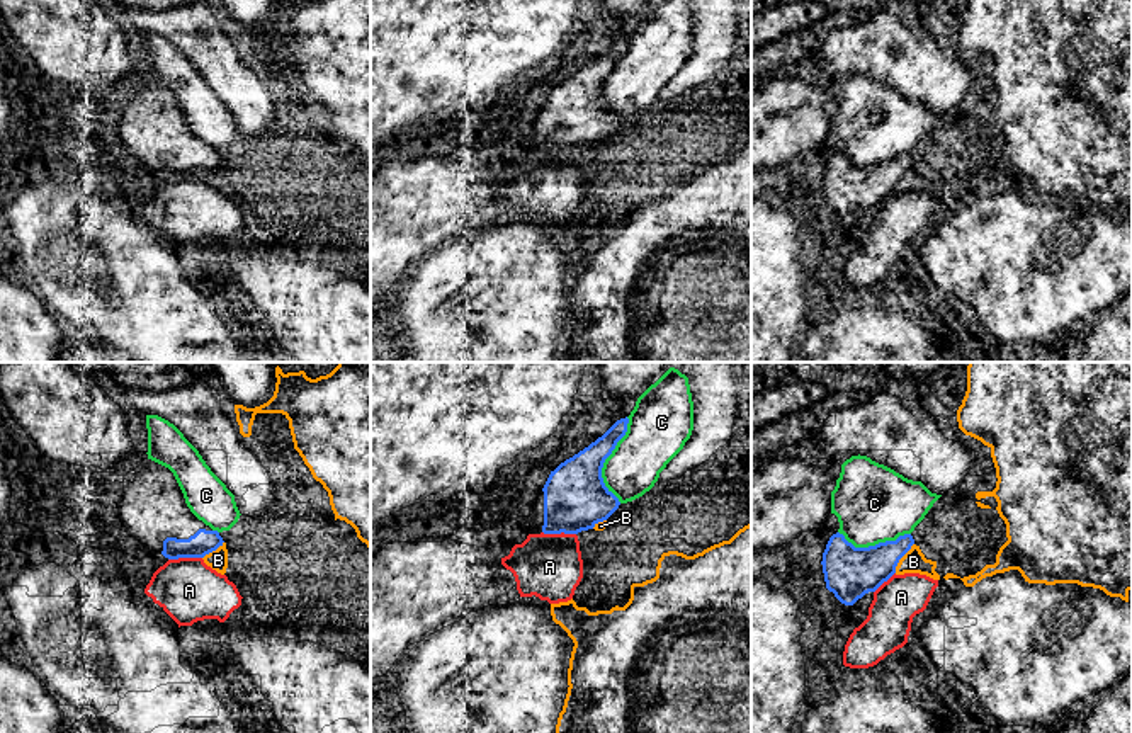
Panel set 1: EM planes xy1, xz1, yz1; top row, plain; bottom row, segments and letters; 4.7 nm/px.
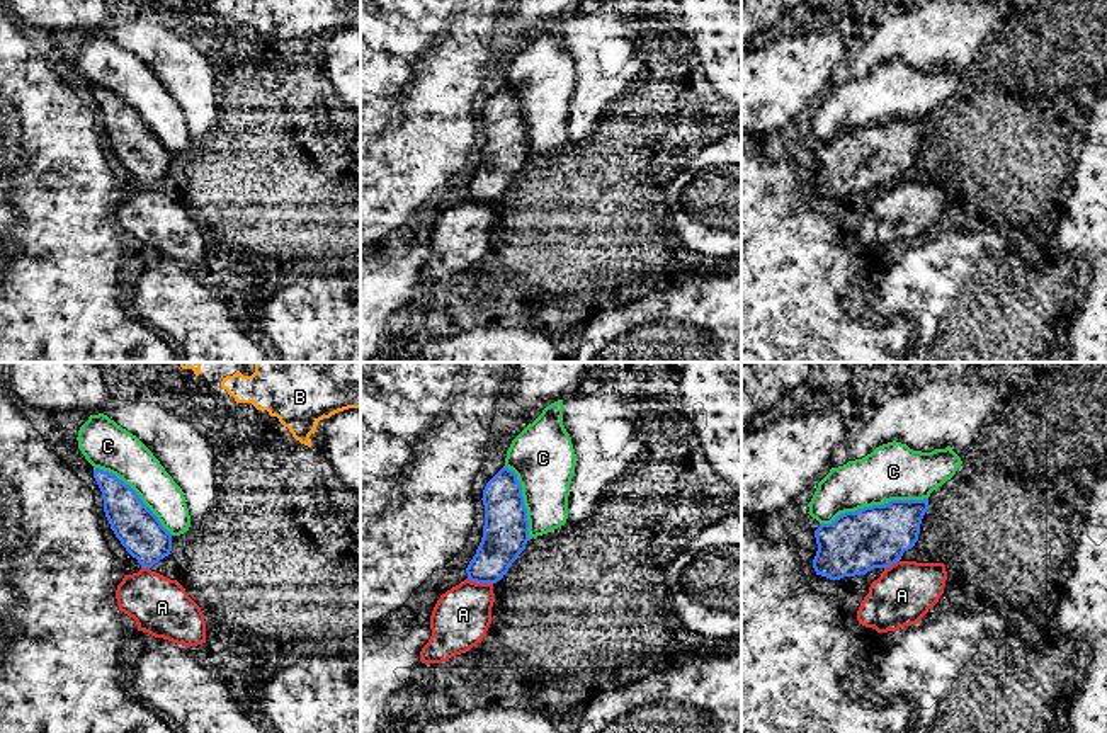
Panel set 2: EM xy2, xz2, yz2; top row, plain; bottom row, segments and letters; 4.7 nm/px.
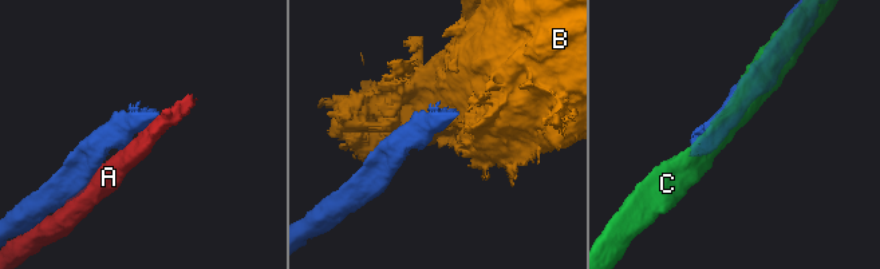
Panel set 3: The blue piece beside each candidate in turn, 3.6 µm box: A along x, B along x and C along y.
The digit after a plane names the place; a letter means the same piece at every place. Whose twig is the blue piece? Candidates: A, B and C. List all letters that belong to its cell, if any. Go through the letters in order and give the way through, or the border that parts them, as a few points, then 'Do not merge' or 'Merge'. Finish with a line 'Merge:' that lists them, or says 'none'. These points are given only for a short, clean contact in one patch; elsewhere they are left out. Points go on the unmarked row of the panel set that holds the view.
A: Do not merge
B: Boundary: yz1 (913, 162), (894, 191). Do not merge
C: Do not merge
Merge: none

